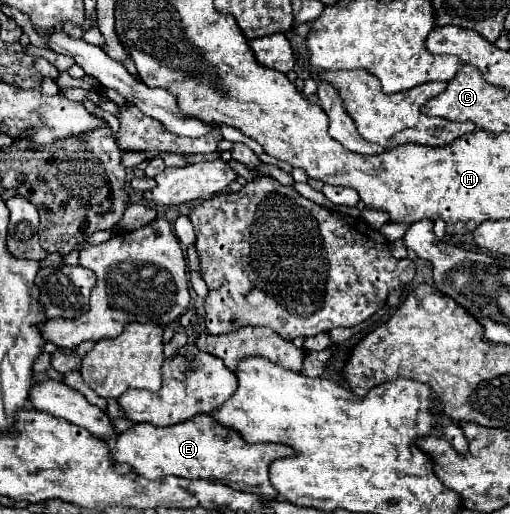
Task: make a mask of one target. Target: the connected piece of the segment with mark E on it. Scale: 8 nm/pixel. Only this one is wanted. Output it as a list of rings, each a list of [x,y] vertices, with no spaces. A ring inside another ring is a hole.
[[[197,414],[187,422],[179,422],[167,428],[137,424],[131,430],[119,434],[111,454],[115,462],[129,464],[139,476],[149,480],[157,480],[169,474],[183,478],[219,480],[241,492],[277,498],[277,492],[269,482],[269,464],[275,458],[295,456],[295,448],[285,444],[249,444],[237,430],[219,424],[211,414]]]

